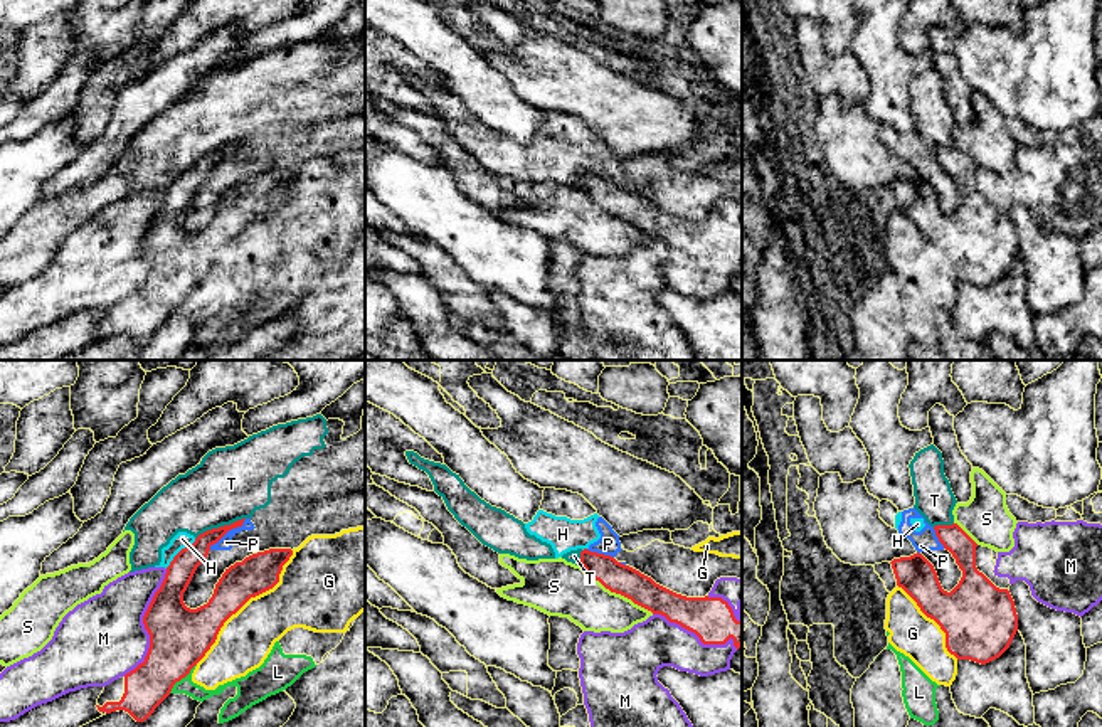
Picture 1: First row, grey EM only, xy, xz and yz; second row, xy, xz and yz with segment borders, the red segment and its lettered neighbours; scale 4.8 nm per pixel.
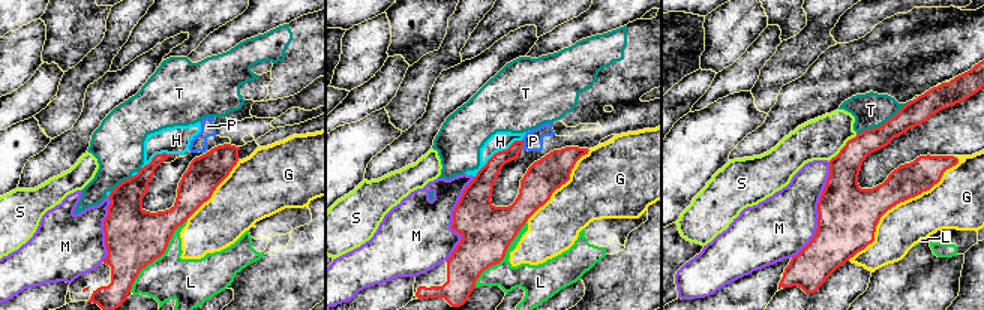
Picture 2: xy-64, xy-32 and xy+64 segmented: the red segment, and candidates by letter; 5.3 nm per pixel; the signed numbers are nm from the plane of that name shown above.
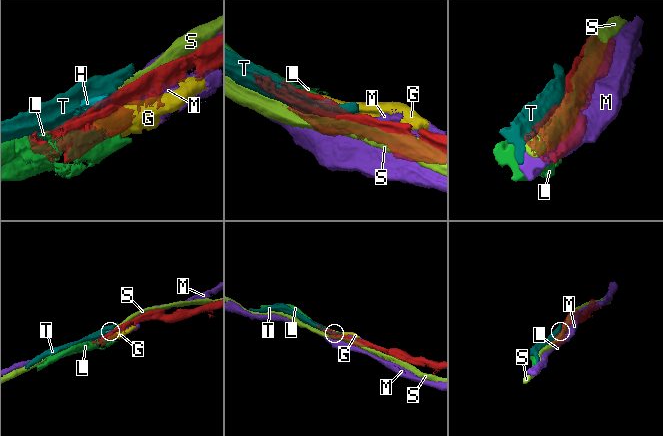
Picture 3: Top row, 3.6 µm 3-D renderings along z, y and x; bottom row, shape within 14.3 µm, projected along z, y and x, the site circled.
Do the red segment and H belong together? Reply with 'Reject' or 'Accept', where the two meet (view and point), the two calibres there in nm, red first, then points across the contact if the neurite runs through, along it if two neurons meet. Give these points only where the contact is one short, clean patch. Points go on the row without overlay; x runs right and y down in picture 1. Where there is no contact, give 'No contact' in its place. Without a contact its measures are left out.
Reject. Touches red at xy (179, 175). Thickness 150 nm (red) against 80 nm

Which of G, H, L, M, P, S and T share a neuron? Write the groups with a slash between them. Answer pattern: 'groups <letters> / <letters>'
groups G / H P T / L / M / S

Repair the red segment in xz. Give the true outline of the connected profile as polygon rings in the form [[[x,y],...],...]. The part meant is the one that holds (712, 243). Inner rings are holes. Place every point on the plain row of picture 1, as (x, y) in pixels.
[[[584,172],[579,188],[611,215],[695,256],[703,268],[725,268],[732,261],[737,273],[742,269],[742,226],[737,244],[732,231],[722,220],[676,217],[611,178]]]

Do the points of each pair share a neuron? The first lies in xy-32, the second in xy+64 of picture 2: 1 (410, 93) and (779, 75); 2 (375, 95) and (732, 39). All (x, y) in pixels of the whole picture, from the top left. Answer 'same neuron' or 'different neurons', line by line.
1: same neuron
2: different neurons

